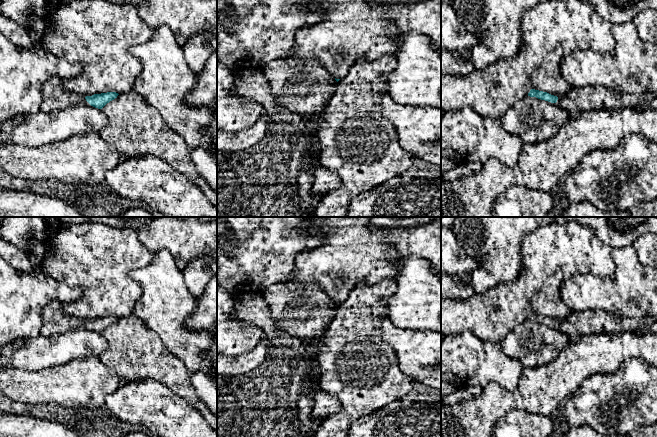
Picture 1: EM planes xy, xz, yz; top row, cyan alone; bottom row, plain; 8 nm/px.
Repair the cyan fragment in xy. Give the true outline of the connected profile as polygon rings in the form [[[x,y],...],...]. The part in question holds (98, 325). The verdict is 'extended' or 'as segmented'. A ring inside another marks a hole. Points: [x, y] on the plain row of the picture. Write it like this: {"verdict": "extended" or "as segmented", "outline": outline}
{"verdict": "extended", "outline": [[[51,301],[42,311],[42,327],[40,335],[44,337],[61,335],[76,328],[87,328],[102,333],[107,327],[117,322],[116,316],[94,318],[83,320],[82,318],[66,313],[62,304],[58,301]]]}

